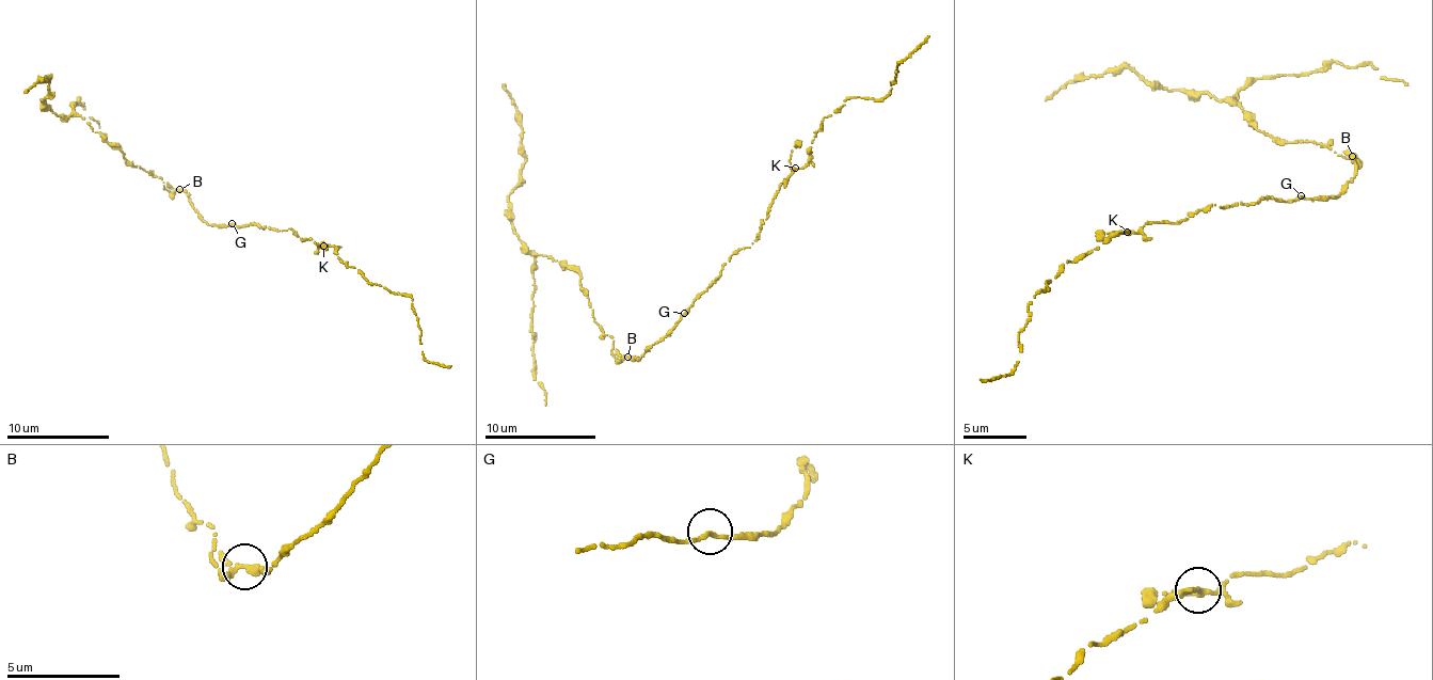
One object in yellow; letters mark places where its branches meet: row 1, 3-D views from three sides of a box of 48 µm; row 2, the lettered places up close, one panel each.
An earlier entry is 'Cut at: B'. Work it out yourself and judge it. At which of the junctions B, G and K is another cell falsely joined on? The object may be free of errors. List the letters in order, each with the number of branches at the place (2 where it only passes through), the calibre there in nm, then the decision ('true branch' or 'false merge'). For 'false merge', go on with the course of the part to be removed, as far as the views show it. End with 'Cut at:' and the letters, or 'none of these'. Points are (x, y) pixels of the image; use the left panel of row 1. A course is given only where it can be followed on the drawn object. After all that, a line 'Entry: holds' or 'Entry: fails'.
B: 4 | 240 nm | false merge | (179, 190), (131, 164), (83, 120), (56, 114), (41, 99), (48, 76), (24, 92)
G: 2 | 200 nm | true branch
K: 4 | 200 nm | true branch
Cut at: B
Entry: holds

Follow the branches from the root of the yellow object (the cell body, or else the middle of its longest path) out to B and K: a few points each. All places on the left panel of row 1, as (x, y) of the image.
B: (232, 225), (219, 227), (215, 223), (207, 224), (193, 208), (191, 198), (179, 190)
K: (232, 225), (256, 224), (274, 231), (290, 228), (303, 240), (311, 237), (319, 246), (323, 246)

